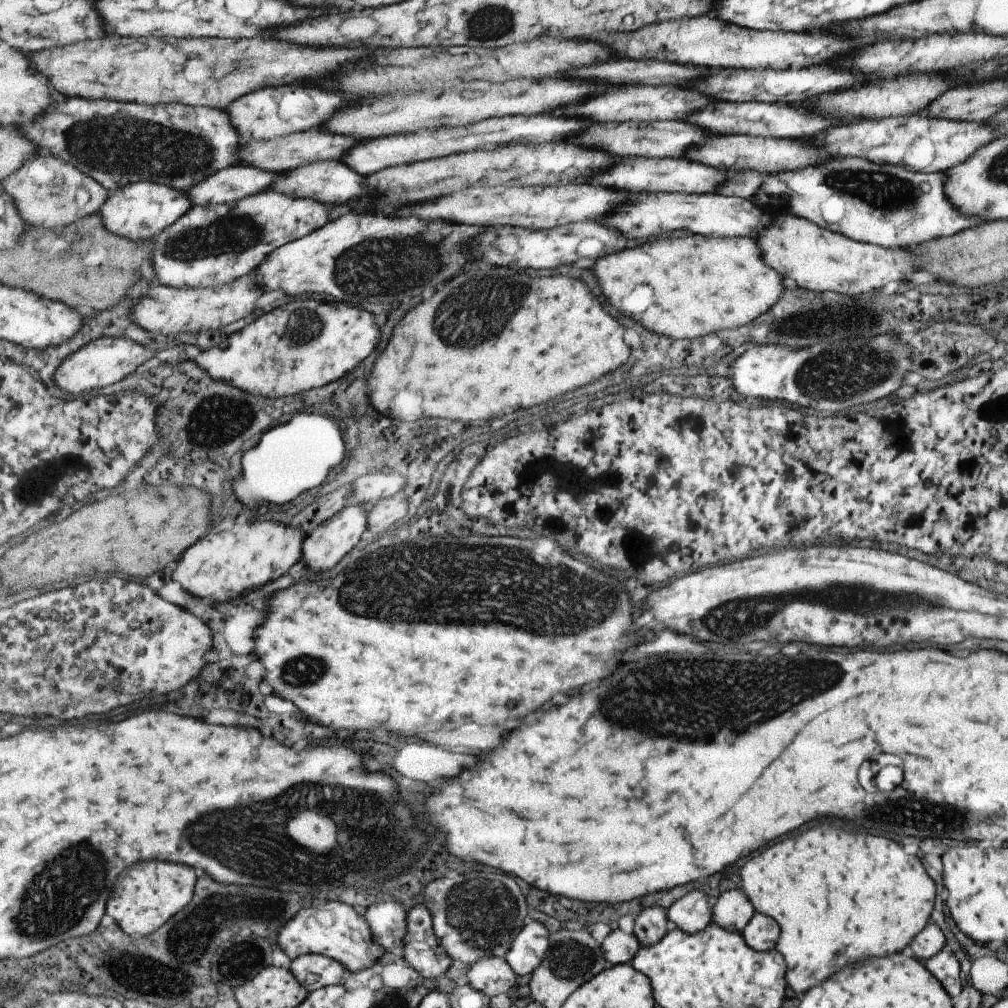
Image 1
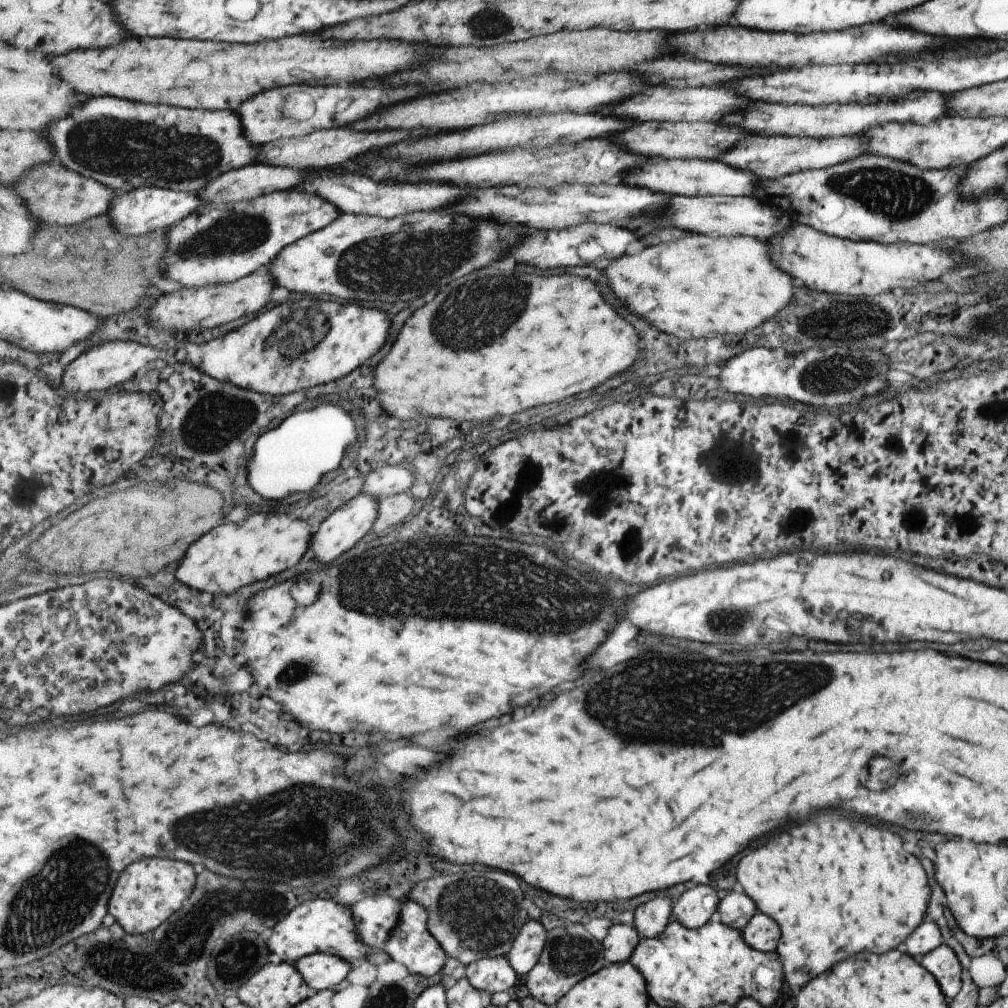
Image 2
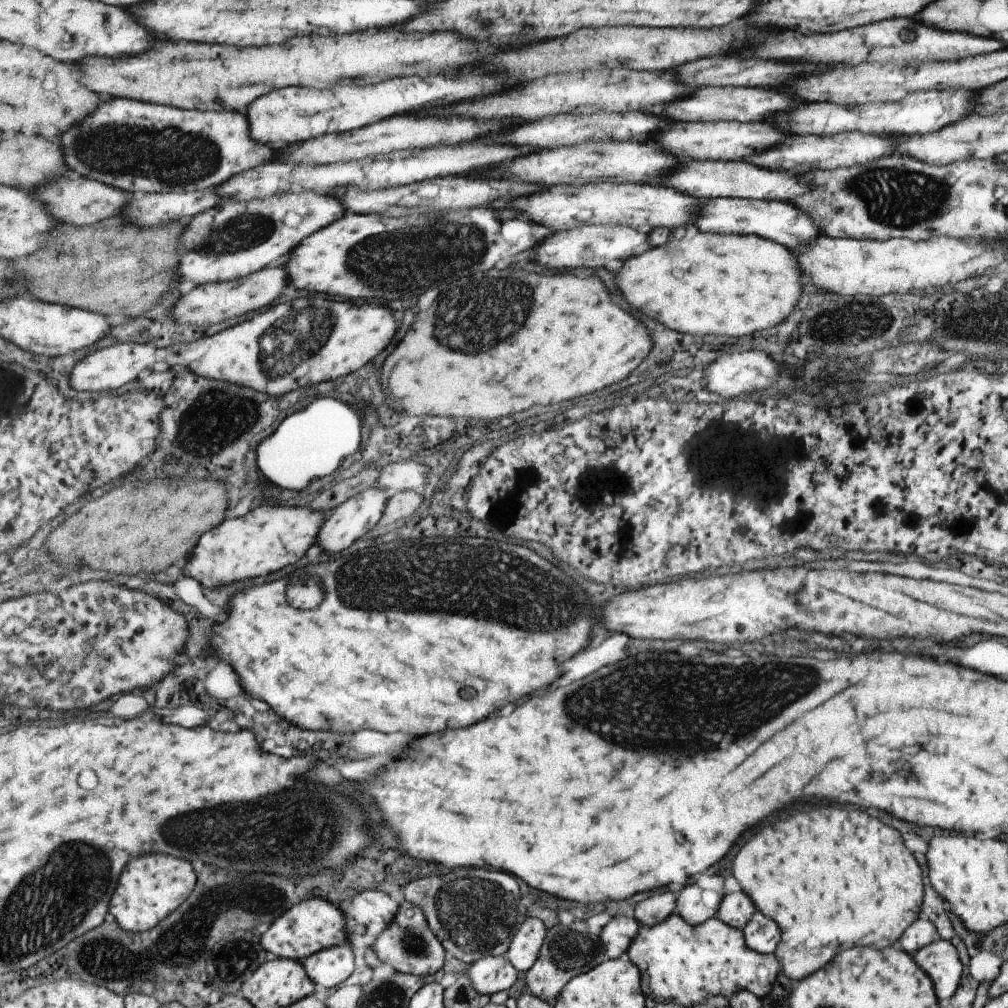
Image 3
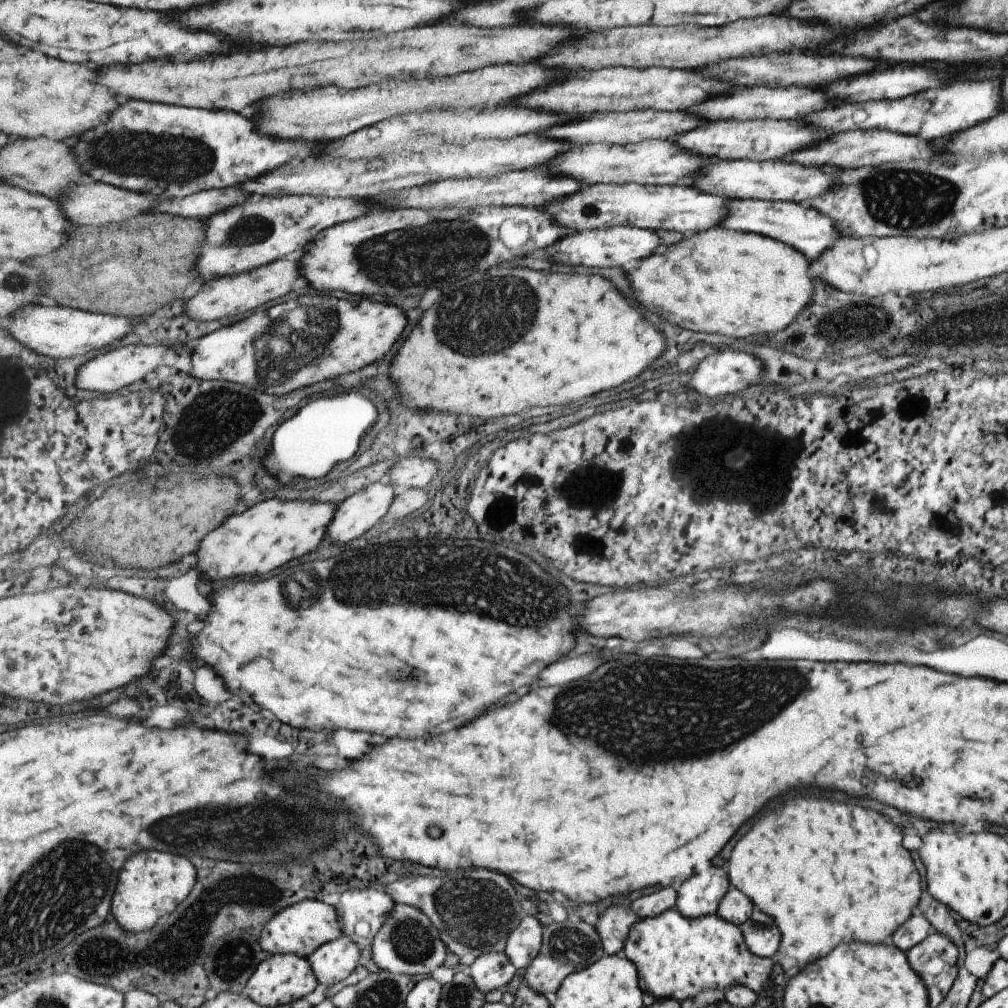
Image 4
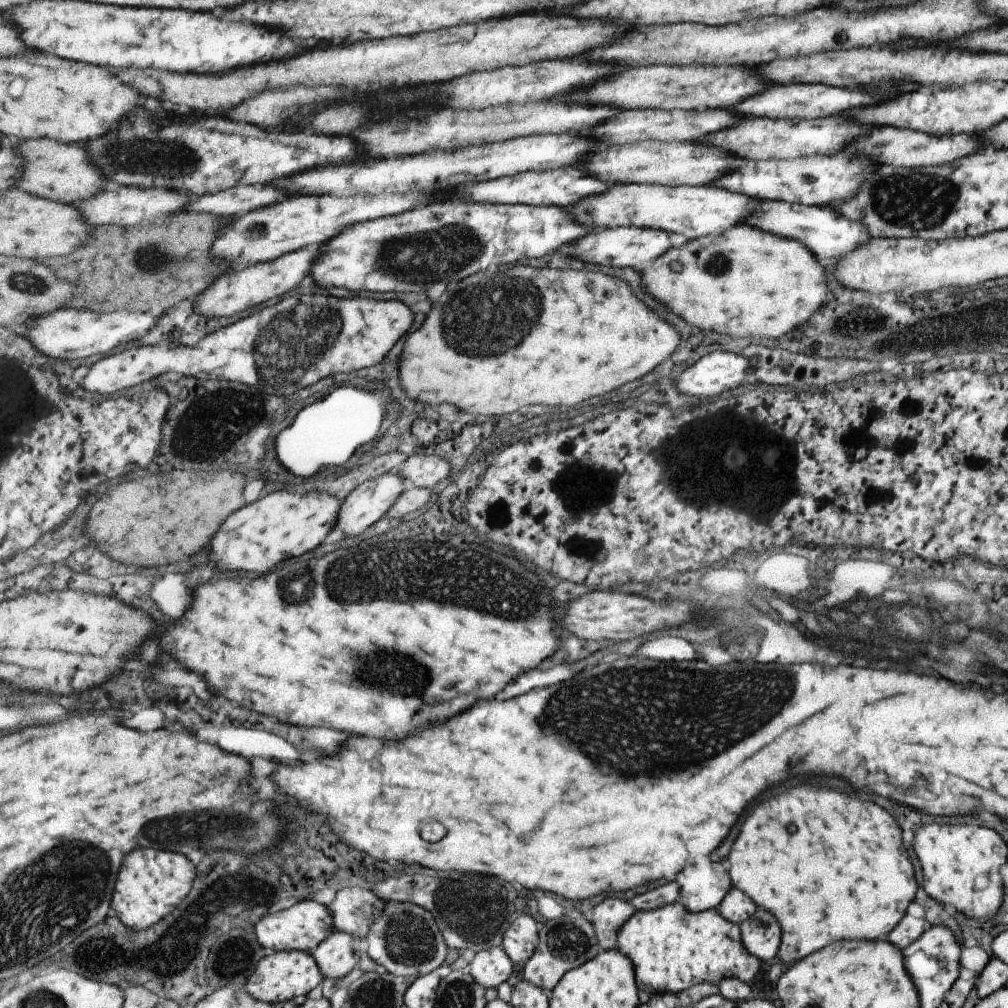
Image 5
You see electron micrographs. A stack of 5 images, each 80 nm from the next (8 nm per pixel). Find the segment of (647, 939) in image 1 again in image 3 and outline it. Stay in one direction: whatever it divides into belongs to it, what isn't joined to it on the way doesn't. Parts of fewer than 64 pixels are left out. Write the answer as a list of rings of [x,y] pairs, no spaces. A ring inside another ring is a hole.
[[[657,894],[637,906],[635,918],[640,921],[643,927],[654,927],[665,922],[673,913],[676,912],[675,894]]]

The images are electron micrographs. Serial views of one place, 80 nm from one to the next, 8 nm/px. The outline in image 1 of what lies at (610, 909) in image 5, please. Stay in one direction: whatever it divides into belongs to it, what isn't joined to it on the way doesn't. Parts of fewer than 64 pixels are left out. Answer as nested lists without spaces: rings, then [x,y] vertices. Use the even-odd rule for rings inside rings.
[[[615,927],[601,945],[605,958],[613,966],[631,963],[642,946],[634,933],[626,934]]]

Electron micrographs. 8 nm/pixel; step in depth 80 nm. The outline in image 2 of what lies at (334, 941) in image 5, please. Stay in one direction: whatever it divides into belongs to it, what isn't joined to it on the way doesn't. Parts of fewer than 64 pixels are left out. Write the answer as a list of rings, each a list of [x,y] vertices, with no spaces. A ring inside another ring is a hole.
[[[320,952],[304,956],[295,965],[307,984],[319,992],[339,986],[348,978],[353,968],[344,957]]]

